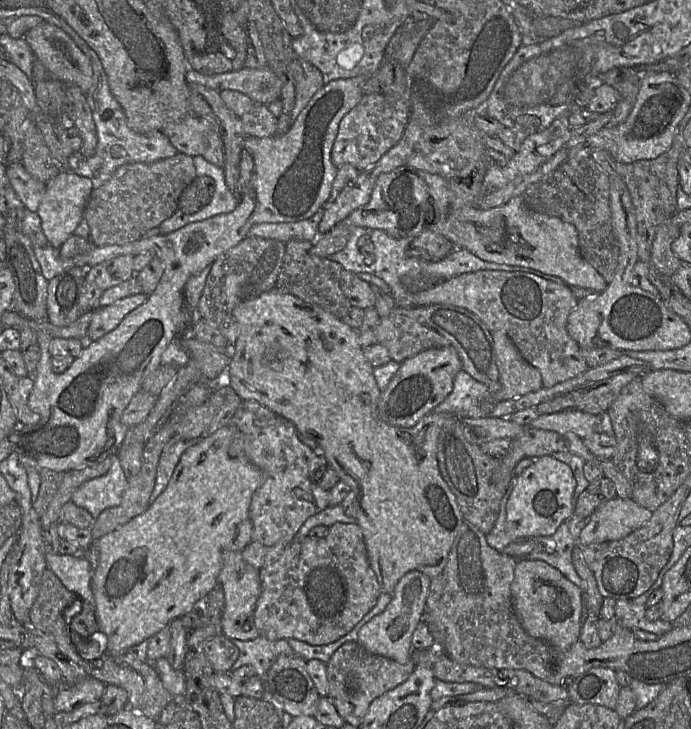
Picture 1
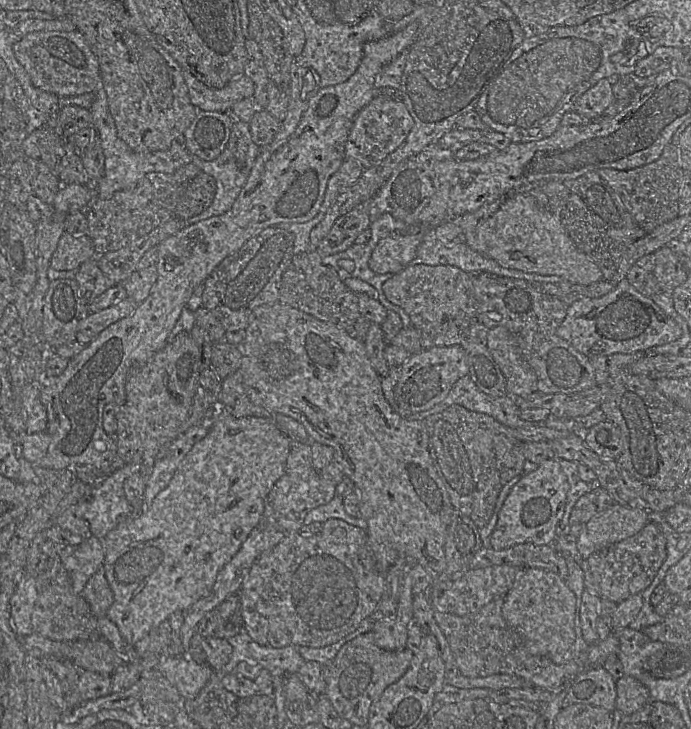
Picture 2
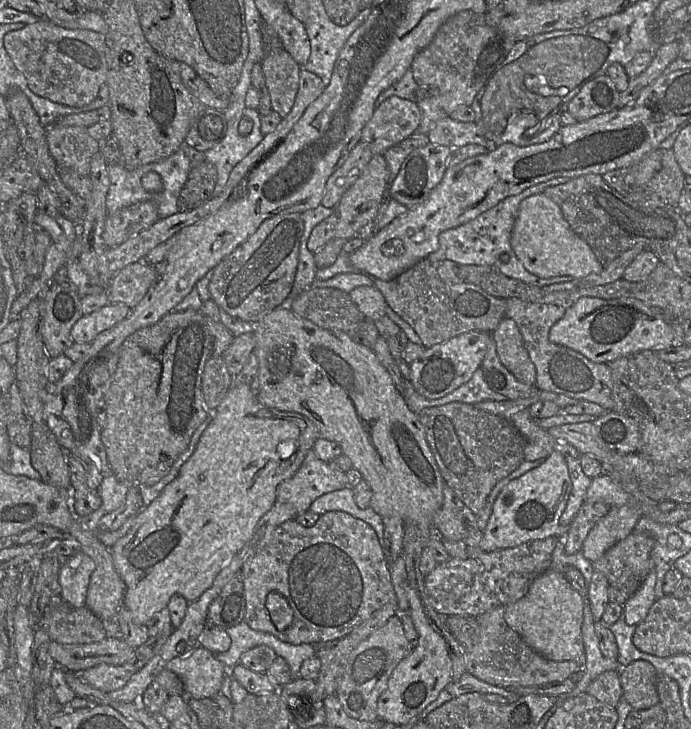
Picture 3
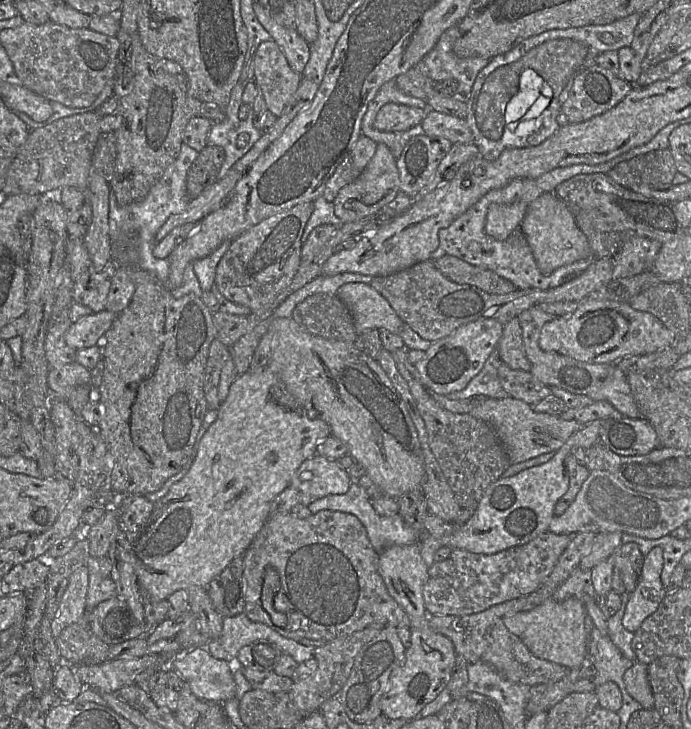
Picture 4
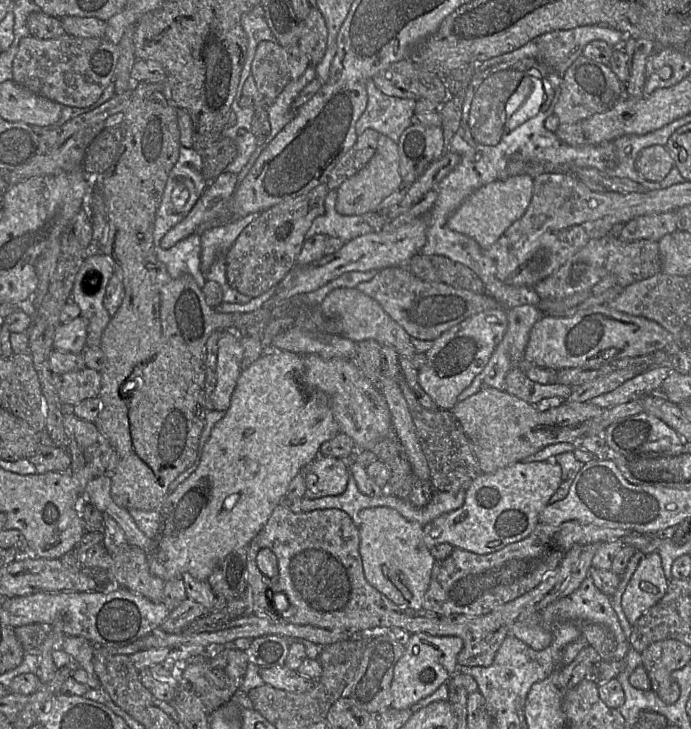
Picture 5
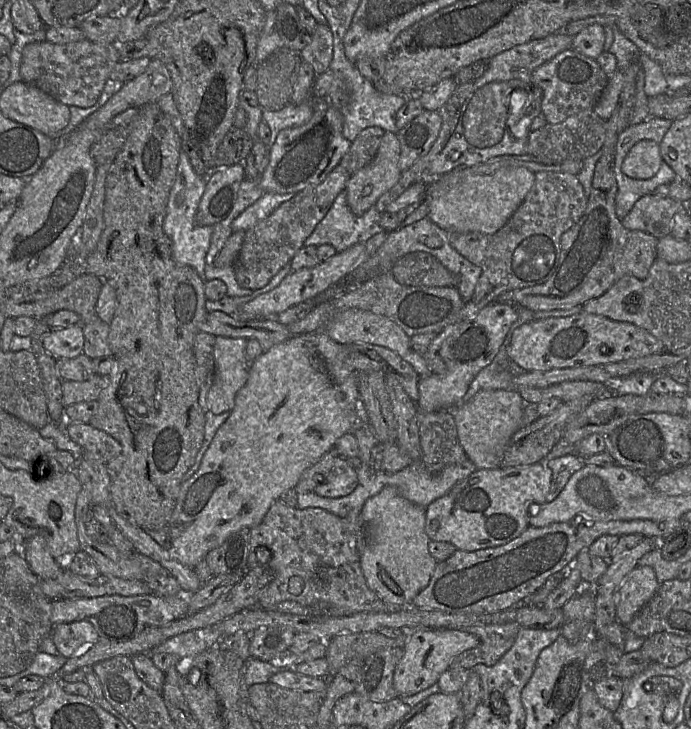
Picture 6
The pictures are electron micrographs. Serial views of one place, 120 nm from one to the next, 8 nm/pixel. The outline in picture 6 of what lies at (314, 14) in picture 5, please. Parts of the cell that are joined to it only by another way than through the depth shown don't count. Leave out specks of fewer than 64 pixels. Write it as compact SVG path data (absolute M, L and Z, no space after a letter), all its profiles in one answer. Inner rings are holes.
M317 24L310 42L299 54L312 66L316 76L329 69L333 56L333 36L328 24Z

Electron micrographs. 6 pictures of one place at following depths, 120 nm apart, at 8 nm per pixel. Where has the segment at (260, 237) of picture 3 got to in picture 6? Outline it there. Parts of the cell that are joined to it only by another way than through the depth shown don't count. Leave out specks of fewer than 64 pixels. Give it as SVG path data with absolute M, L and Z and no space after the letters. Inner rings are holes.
M338 164L321 183L296 192L268 217L246 230L242 247L232 266L237 283L253 291L267 285L271 278L291 262L298 250L304 246L305 240L324 218L334 199L345 189L350 176L347 170Z

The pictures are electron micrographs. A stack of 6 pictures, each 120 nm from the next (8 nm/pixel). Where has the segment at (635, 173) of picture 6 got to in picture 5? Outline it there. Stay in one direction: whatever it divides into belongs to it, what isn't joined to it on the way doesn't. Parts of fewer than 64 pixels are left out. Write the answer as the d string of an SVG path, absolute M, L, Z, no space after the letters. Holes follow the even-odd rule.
M652 145L642 149L637 155L635 168L648 181L660 181L674 166L665 145Z

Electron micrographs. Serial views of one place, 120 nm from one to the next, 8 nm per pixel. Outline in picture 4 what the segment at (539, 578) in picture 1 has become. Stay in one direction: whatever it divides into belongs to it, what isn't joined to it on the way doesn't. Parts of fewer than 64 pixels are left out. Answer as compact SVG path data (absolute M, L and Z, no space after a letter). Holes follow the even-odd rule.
M550 597L531 610L506 616L502 620L505 627L540 659L569 669L579 669L586 662L587 642L593 623L580 599L569 597L556 601Z

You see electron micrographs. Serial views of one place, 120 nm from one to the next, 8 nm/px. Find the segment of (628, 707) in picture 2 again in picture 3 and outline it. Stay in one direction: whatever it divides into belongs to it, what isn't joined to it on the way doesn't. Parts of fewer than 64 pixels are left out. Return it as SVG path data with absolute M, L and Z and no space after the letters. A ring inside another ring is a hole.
M638 660L619 672L622 698L633 710L649 709L659 703L657 672L648 662Z

